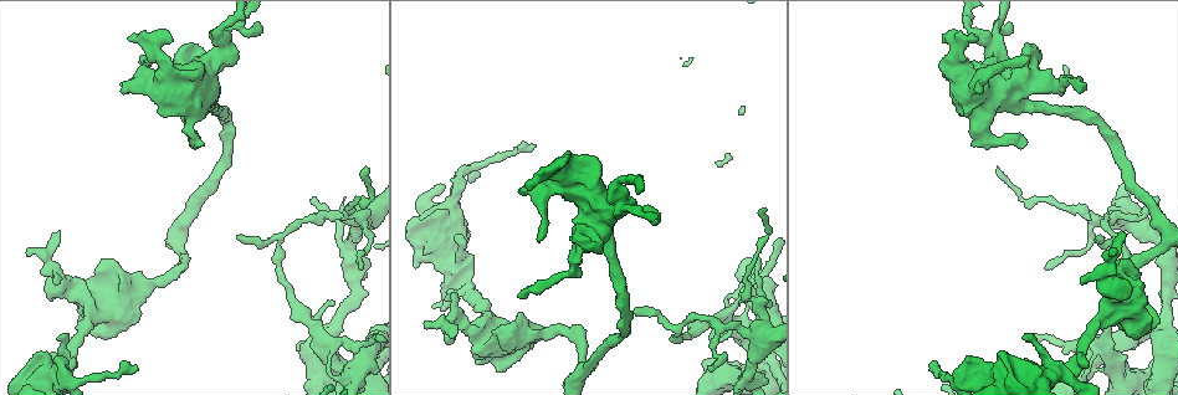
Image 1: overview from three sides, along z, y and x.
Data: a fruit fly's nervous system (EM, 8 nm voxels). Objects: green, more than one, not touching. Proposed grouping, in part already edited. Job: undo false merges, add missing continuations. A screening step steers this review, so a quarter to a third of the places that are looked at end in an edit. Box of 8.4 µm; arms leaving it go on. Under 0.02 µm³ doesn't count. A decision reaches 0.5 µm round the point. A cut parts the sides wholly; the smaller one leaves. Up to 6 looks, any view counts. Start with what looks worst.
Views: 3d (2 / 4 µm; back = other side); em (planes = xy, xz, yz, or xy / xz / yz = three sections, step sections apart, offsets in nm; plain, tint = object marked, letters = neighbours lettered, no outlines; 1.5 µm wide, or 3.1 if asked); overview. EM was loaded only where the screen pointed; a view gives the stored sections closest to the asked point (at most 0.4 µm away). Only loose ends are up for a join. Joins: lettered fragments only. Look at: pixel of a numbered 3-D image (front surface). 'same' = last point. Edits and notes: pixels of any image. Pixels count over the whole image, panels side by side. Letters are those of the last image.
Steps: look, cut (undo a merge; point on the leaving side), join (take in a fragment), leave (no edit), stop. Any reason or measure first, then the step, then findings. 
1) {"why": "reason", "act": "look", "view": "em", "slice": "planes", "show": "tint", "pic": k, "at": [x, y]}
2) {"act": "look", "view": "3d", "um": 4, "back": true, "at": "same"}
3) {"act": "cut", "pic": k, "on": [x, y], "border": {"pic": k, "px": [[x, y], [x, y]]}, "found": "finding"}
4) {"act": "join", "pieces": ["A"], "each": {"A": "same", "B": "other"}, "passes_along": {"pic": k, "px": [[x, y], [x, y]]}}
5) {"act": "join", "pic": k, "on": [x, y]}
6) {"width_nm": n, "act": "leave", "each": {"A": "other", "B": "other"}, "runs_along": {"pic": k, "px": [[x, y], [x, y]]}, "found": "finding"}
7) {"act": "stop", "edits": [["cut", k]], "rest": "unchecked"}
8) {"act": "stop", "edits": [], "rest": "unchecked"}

{"why": "long arm stops here", "act": "look", "view": "3d", "um": 4, "pic": 1, "at": [1100, 238]}

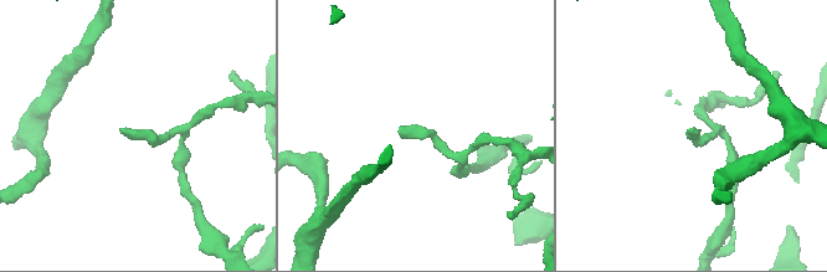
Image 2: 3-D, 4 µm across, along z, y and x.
{"why": "shape alone is not enough", "act": "look", "view": "em", "slice": "xy", "step": 8, "show": "letters", "pic": 2, "at": [119, 131]}

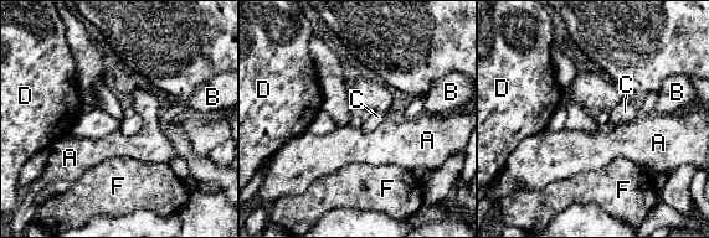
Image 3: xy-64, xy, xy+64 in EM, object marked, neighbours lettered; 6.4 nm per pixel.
{"why": "cut it another way", "act": "look", "view": "em", "slice": "planes", "show": "letters", "at": "same"}

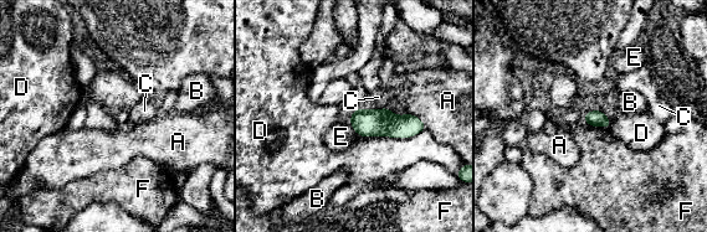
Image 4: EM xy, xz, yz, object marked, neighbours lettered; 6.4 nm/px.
{"act": "leave", "each": {"A": "other", "B": "other", "C": "other", "D": "other", "E": "other", "F": "other"}, "found": "no lettered fragment goes on from it"}

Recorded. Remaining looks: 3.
{"why": "an open end", "act": "look", "view": "em", "slice": "yz", "step": 4, "show": "tint", "pic": 1, "at": [142, 59]}

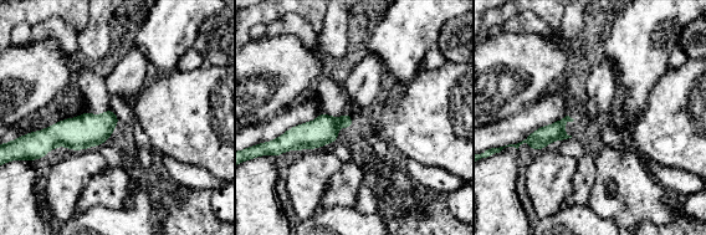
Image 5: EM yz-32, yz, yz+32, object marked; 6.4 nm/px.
{"why": "cut it another way", "act": "look", "view": "em", "slice": "planes", "show": "letters", "at": "same"}

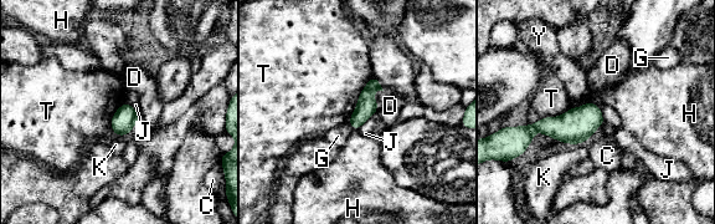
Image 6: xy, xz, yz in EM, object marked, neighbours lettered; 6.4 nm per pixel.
{"act": "leave", "each": {"C": "other", "D": "other", "G": "other", "H": "other", "J": "other", "K": "other", "T": "other", "Y": "other"}, "border": {"pic": 6, "px": [[572, 107], [525, 125]]}, "found": "no lettered fragment goes on from it"}

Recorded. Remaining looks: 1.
{"act": "stop", "edits": [], "rest": "unchecked"}

